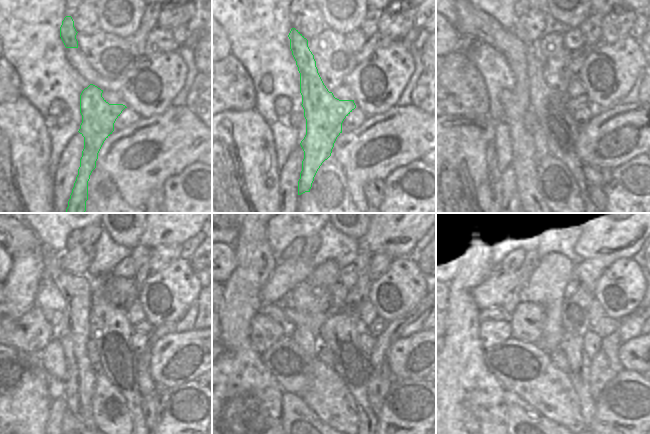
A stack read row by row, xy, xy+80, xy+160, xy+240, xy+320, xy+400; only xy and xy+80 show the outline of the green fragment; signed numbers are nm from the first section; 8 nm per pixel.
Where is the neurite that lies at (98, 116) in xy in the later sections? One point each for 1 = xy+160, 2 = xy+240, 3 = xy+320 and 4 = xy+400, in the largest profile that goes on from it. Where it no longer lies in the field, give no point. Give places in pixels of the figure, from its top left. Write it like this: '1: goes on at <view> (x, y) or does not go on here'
1: goes on at xy+160 (540, 93)
2: goes on at xy+240 (144, 326)
3: goes on at xy+320 (379, 325)
4: goes on at xy+400 (606, 326)

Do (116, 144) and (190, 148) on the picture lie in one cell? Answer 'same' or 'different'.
same

